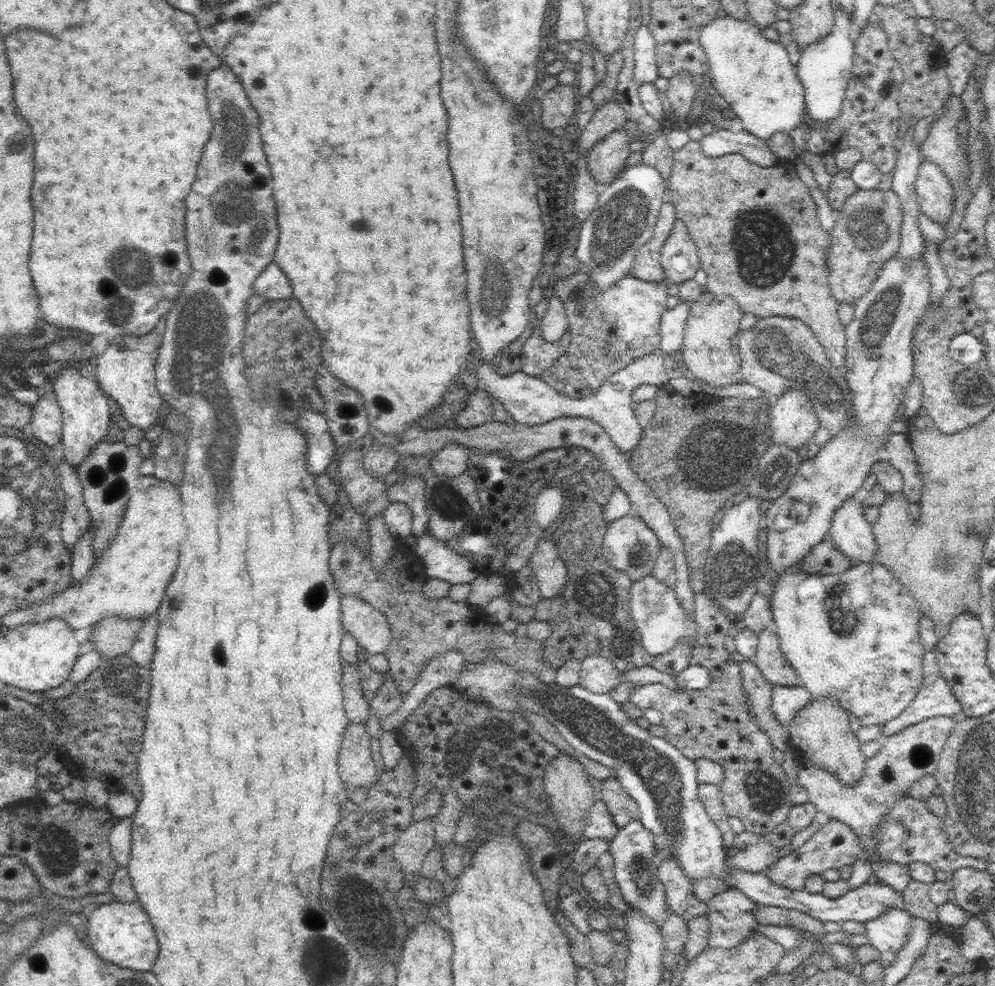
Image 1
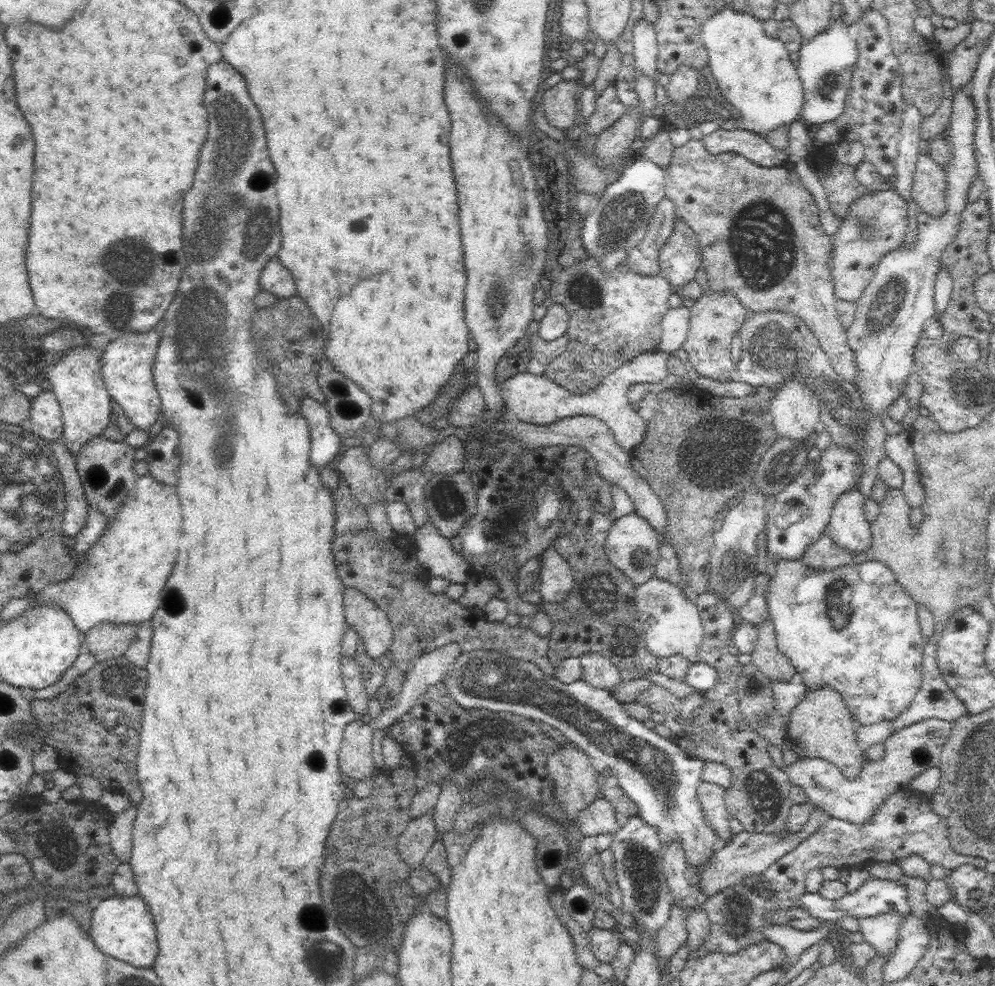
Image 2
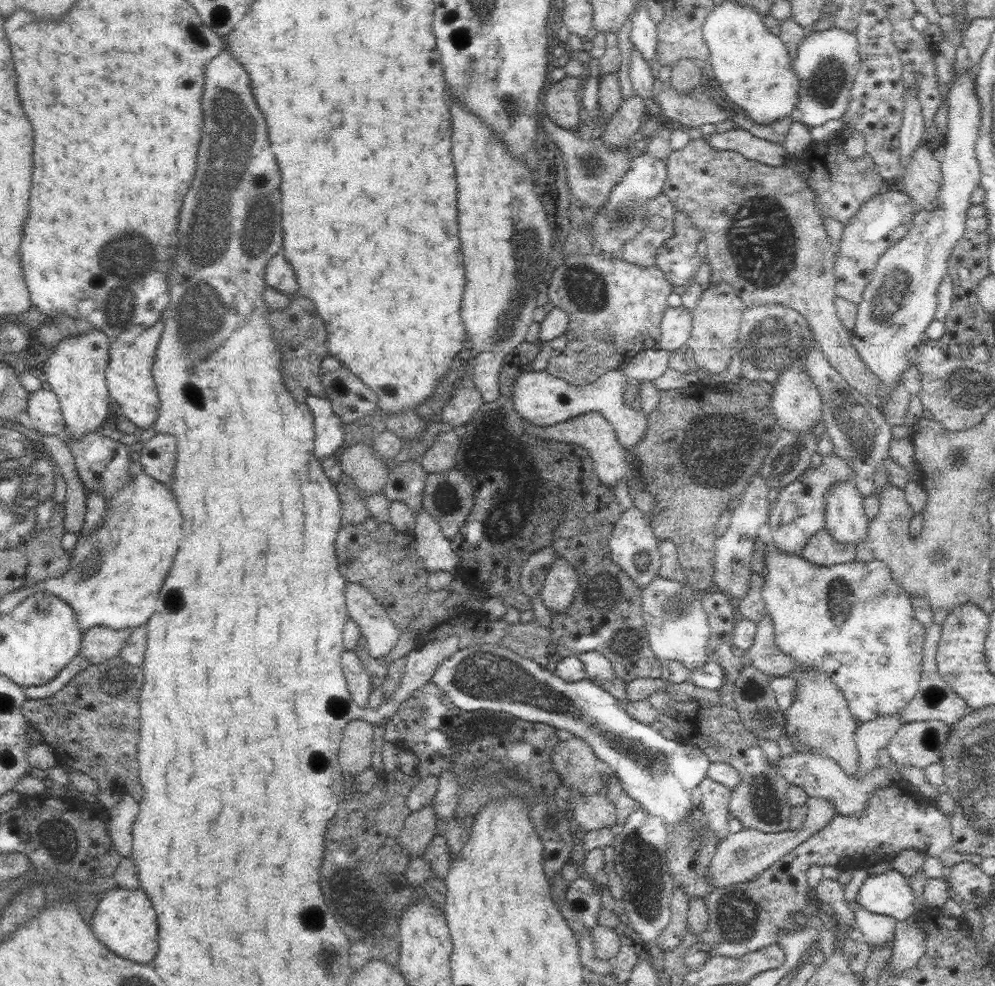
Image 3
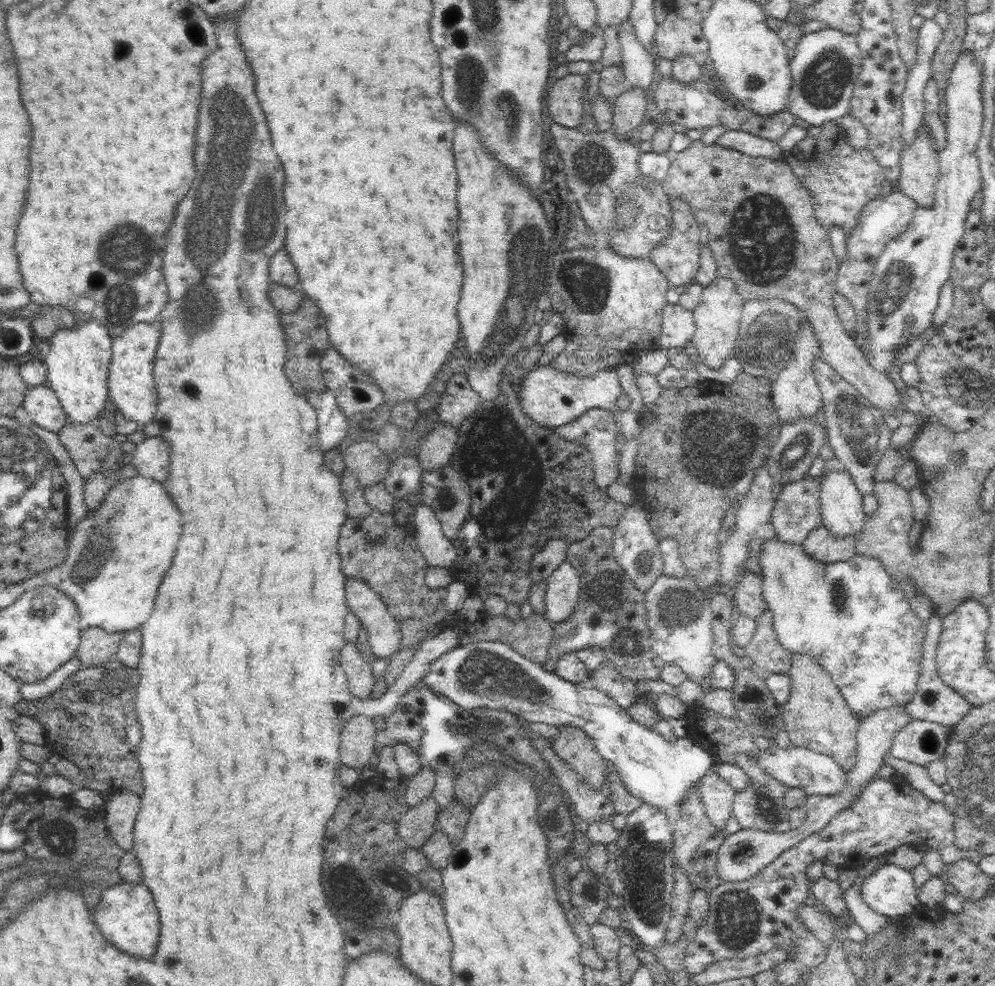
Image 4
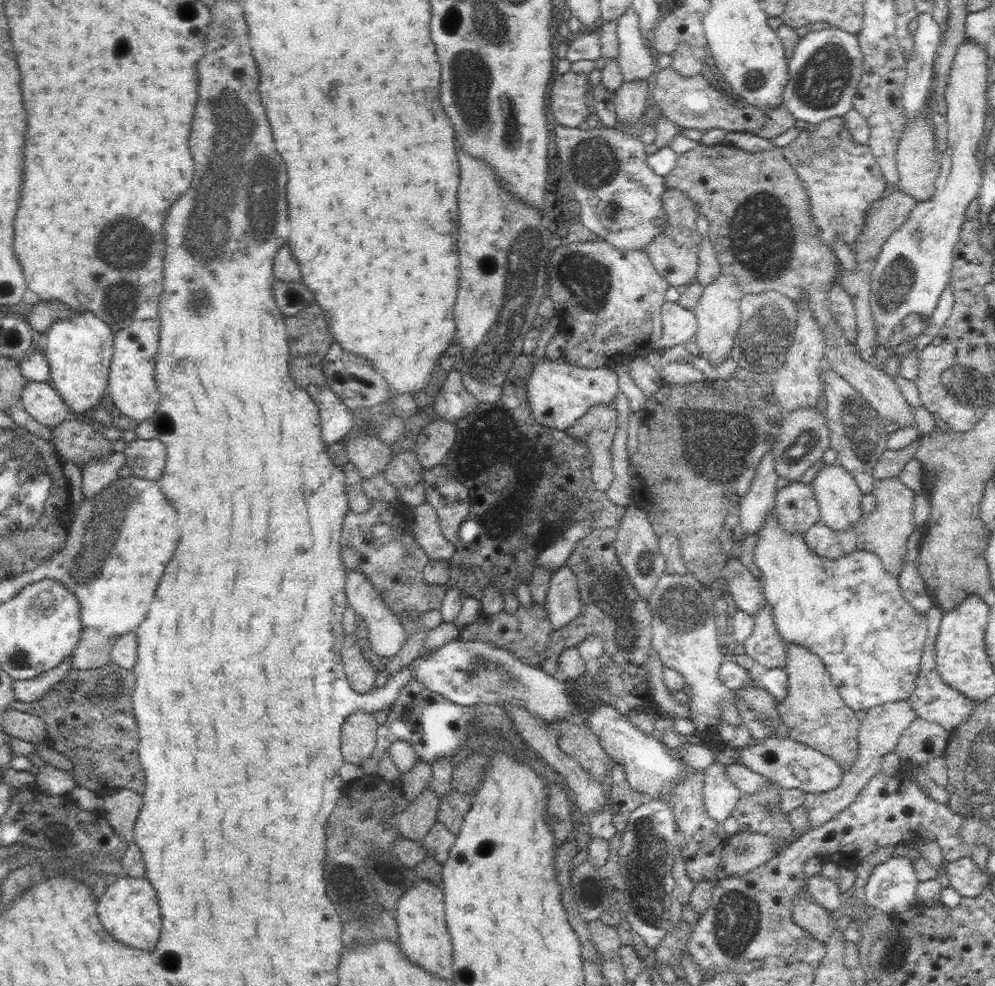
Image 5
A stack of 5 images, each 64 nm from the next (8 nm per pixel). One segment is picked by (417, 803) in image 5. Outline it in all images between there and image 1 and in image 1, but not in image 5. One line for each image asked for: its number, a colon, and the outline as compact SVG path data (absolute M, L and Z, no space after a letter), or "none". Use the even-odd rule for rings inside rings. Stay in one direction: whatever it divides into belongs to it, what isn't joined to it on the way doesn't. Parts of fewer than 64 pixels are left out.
1: M431 818L411 822L397 838L393 846L393 858L399 864L407 886L413 886L413 882L421 878L423 858L433 850L433 846L435 846L435 828Z
2: M431 814L407 822L403 834L397 838L397 848L401 860L409 866L409 870L423 866L423 858L437 838L439 832L435 828L435 822L431 820Z
3: M425 806L419 812L411 812L399 832L401 848L411 856L423 856L429 842L437 836L437 816L433 806Z
4: M427 796L419 806L407 808L407 812L397 822L397 836L407 844L407 848L423 848L437 826L439 806L433 796Z

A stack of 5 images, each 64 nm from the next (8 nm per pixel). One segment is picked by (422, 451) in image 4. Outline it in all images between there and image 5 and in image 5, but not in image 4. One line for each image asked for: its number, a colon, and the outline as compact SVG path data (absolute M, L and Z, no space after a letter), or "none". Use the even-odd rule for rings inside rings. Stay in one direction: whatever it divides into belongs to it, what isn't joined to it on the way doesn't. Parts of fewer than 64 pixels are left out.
5: M435 420L429 426L421 430L417 436L417 458L425 470L431 470L433 466L441 466L455 442L457 428L455 422L445 422L445 420Z

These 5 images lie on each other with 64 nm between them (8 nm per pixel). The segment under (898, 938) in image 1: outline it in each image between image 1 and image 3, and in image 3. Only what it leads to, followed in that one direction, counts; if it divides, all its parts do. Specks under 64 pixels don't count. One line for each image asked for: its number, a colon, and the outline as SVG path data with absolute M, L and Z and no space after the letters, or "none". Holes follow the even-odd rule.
2: M895 912L877 918L857 918L859 934L863 934L863 940L869 942L881 956L889 960L897 948L899 928L905 920L907 916L899 916Z
3: M853 870L853 876L849 880L849 884L845 886L845 902L851 908L851 912L855 912L855 928L863 934L863 940L869 946L883 946L887 942L893 944L895 940L895 918L891 916L875 916L873 912L863 910L861 906L855 904L857 900L857 892L863 886L863 882L869 878L869 870Z

